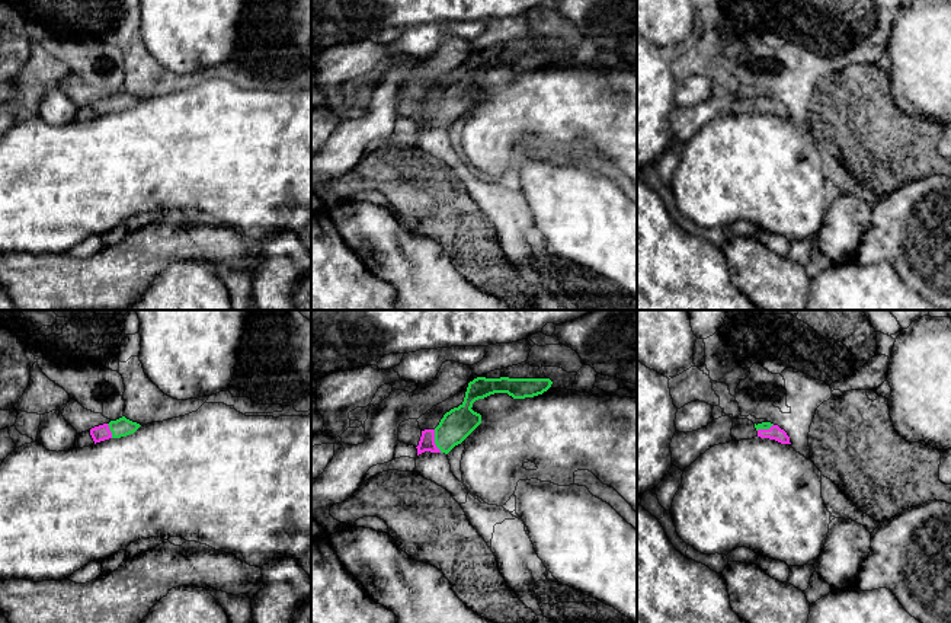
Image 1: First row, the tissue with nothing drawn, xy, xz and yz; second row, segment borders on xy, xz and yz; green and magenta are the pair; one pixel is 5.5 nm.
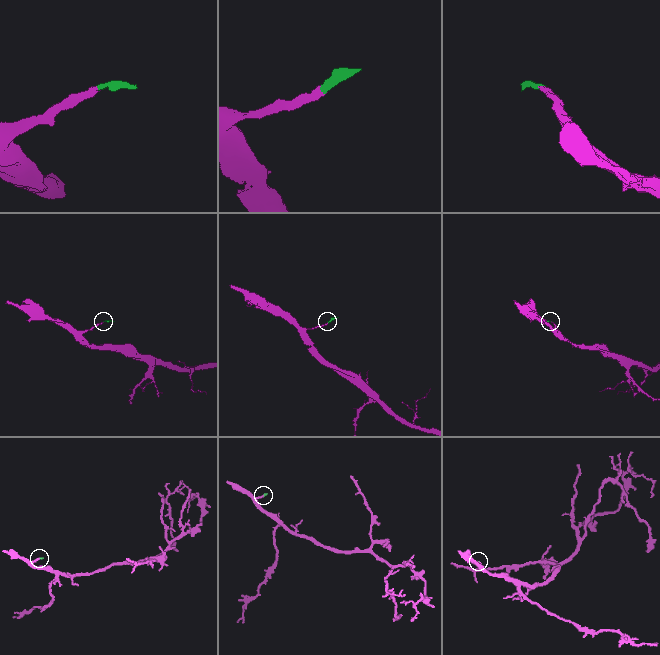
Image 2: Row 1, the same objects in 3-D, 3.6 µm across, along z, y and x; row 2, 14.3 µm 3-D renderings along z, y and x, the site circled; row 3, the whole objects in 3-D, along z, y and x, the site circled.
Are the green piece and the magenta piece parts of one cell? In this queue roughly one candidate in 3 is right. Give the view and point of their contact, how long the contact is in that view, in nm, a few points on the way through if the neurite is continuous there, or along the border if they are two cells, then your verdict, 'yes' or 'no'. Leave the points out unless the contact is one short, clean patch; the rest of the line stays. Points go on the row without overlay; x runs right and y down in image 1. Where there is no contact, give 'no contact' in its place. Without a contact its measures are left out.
contact xz (435, 115); length 130 nm; way xz (457, 98), (435, 115), (426, 117); yes

